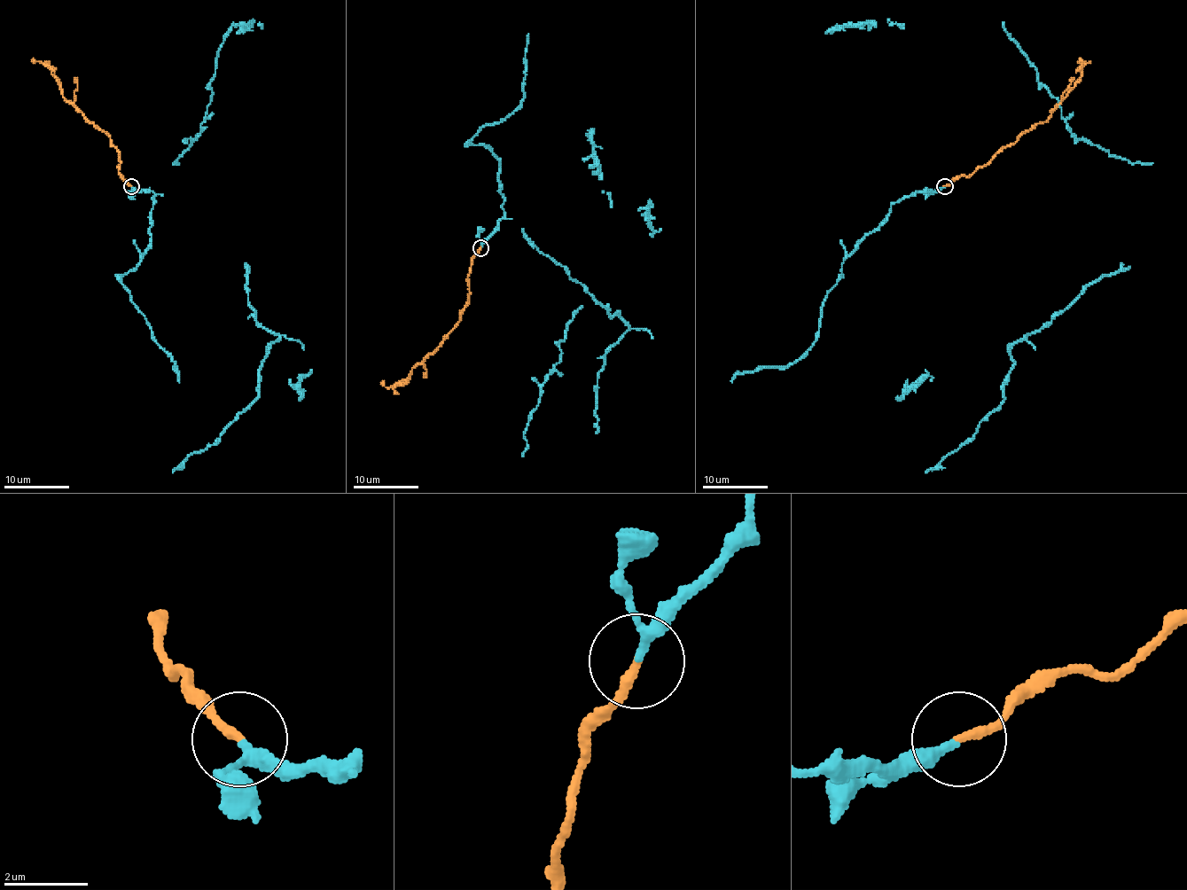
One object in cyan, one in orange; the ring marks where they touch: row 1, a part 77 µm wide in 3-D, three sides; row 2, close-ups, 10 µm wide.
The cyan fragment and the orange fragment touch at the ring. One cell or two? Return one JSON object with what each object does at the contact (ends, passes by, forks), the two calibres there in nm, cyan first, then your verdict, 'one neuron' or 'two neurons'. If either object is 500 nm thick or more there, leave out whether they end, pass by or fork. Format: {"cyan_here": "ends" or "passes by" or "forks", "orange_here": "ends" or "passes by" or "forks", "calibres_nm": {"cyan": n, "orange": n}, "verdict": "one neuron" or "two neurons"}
{"cyan_here": "passes by", "orange_here": "ends", "calibres_nm": {"cyan": 190, "orange": 200}, "verdict": "one neuron"}

